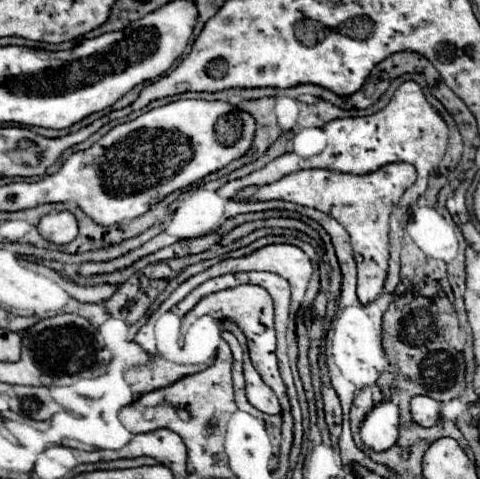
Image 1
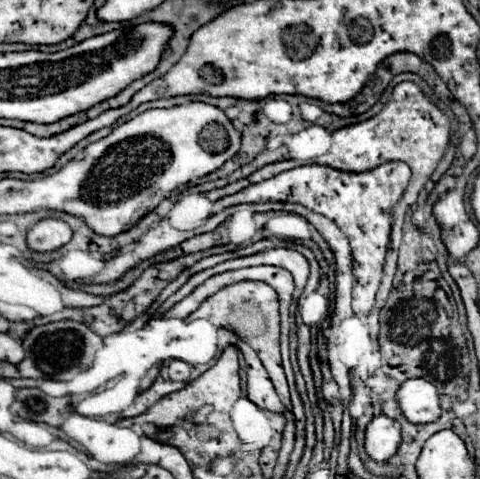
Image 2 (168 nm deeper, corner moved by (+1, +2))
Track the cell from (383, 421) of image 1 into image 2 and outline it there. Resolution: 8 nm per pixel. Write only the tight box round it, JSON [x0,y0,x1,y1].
[366,415,400,461]

